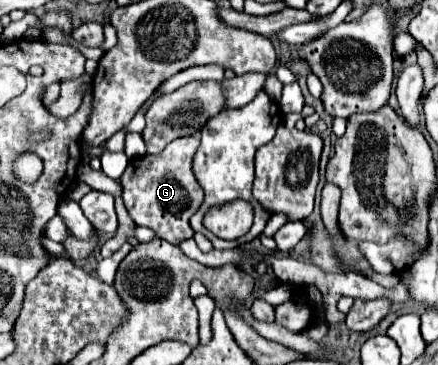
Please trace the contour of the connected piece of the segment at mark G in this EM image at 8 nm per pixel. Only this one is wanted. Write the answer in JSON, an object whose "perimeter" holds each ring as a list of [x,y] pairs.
{"perimeter":[[[199,135],[175,139],[159,155],[131,159],[121,177],[123,201],[133,221],[141,227],[153,229],[161,239],[173,241],[175,245],[179,245],[183,239],[193,237],[195,231],[191,229],[189,219],[201,207],[205,197],[193,175],[195,149],[199,149]]]}

